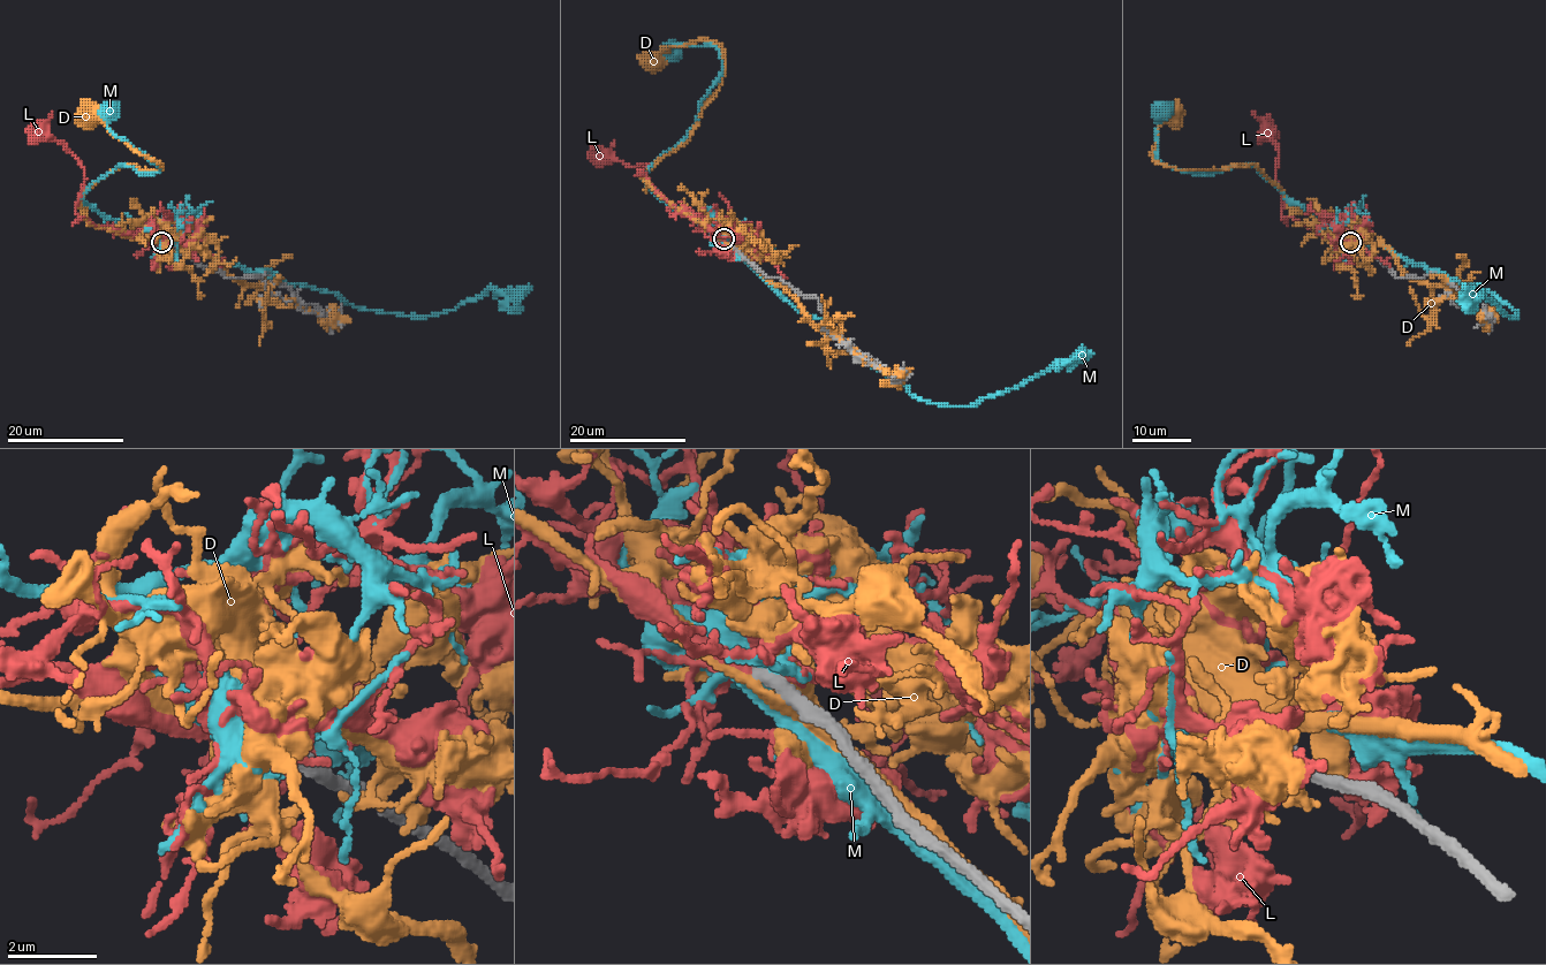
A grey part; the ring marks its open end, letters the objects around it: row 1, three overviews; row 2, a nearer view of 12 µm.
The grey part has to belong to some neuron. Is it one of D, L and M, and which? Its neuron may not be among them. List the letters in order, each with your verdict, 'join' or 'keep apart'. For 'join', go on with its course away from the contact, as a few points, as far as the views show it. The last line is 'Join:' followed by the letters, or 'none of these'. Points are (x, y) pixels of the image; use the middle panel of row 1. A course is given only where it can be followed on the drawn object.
D: keep apart
L: join | via (727, 238), (679, 212), (641, 169), (636, 169), (646, 164), (628, 166), (623, 161), (601, 158)
M: keep apart
Join: L

